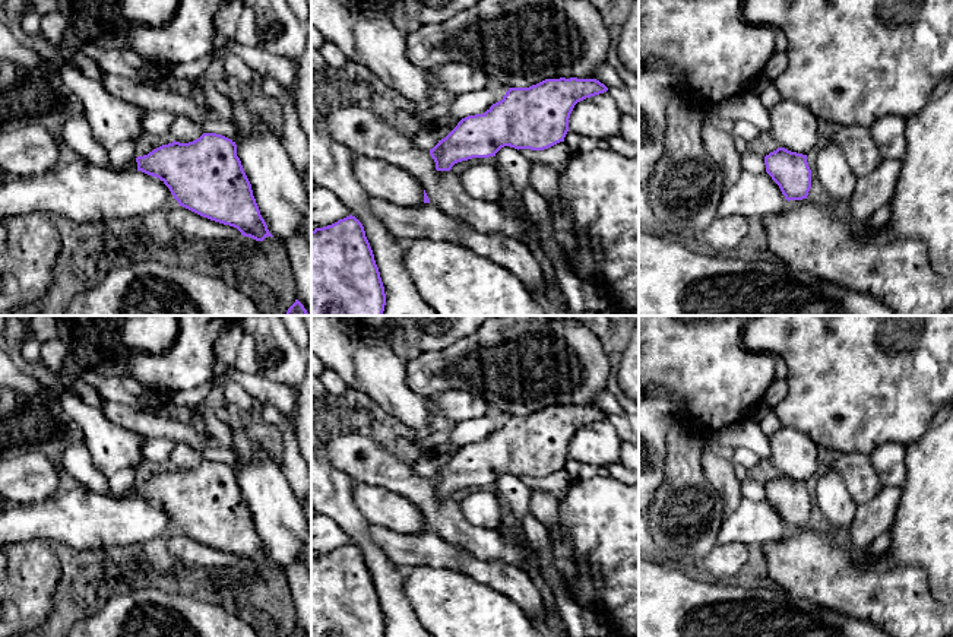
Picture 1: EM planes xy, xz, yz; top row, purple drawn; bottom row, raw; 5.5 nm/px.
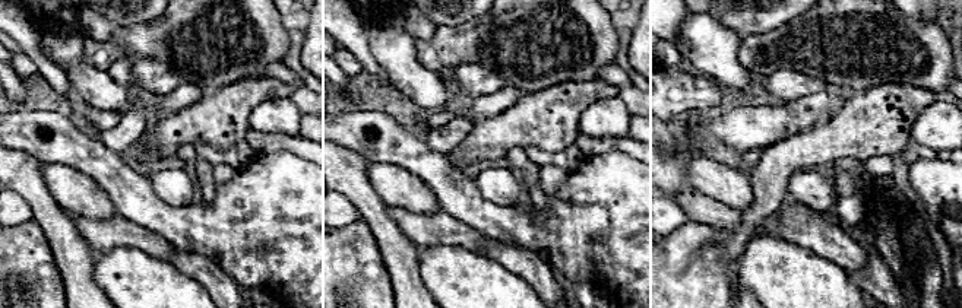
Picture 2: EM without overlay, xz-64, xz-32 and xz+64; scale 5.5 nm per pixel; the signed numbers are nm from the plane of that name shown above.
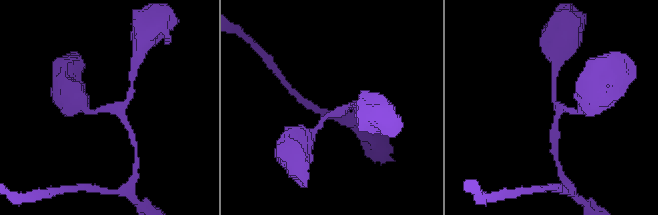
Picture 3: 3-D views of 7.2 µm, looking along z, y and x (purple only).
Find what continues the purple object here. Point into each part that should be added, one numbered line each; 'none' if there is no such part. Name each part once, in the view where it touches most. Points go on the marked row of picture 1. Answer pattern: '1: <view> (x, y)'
none

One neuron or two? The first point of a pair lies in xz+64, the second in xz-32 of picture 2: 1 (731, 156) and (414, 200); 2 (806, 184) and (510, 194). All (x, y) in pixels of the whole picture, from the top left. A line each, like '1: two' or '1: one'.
1: two
2: one

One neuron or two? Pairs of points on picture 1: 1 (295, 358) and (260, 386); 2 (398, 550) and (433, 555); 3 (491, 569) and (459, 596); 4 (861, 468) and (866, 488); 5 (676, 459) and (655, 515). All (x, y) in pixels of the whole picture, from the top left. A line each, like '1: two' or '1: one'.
1: two
2: one
3: two
4: one
5: one

